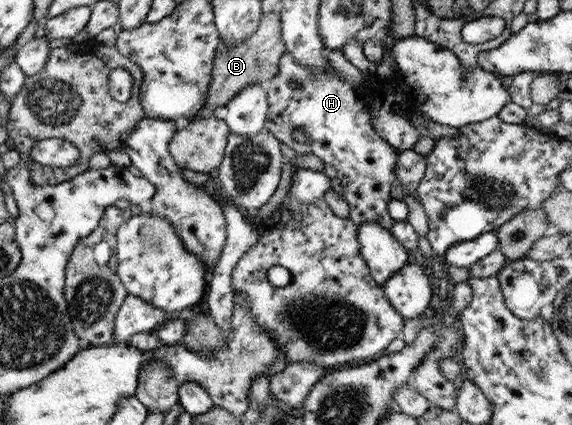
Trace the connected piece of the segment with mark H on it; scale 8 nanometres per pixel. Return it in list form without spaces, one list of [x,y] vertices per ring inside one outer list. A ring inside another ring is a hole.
[[[286,50],[279,60],[279,72],[268,80],[266,88],[268,95],[269,111],[265,128],[268,129],[278,140],[290,146],[297,154],[315,154],[324,162],[323,170],[331,180],[331,189],[338,192],[349,204],[349,219],[356,224],[376,223],[384,228],[391,229],[395,220],[390,216],[388,203],[390,202],[390,186],[394,182],[394,164],[396,152],[372,130],[368,108],[362,100],[356,98],[350,83],[344,84],[332,73],[317,73],[298,64],[297,60]],[[293,82],[300,83],[300,88],[294,88]],[[296,127],[303,128],[311,137],[310,144],[299,143],[292,137],[292,130]]]

